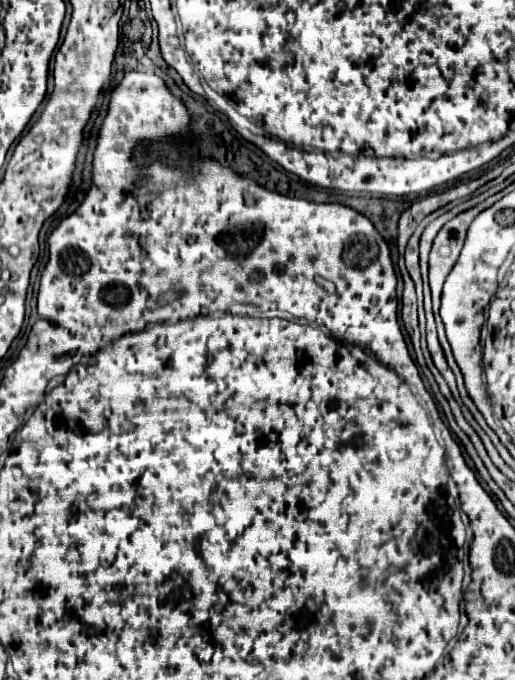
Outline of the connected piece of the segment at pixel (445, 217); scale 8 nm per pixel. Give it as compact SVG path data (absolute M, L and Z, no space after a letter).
M452 208L452 210L448 210L446 214L442 214L442 216L438 216L436 220L432 220L426 228L424 228L424 232L422 232L422 238L420 238L420 264L422 264L422 272L428 272L428 252L430 252L430 246L432 246L432 240L434 240L434 236L436 236L436 232L450 220L450 218L454 218L458 214L458 208Z

